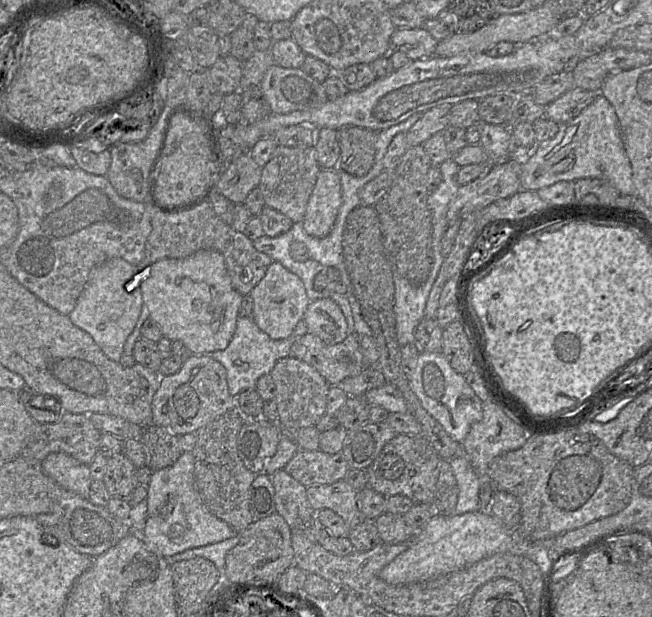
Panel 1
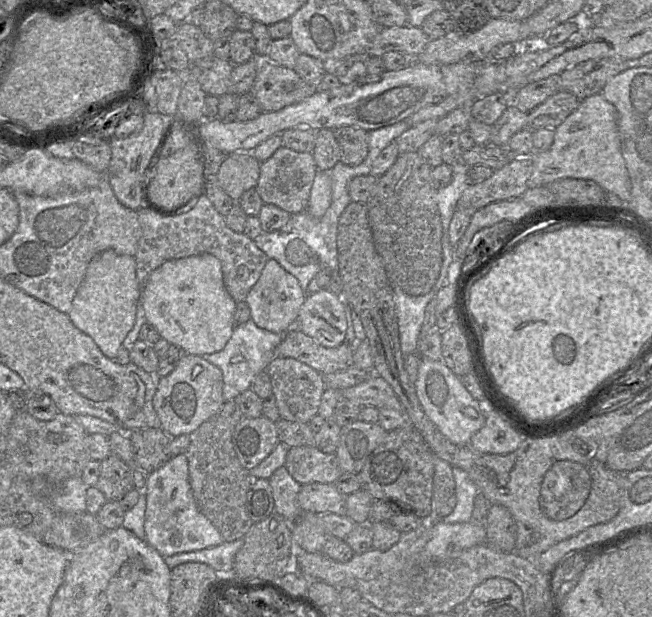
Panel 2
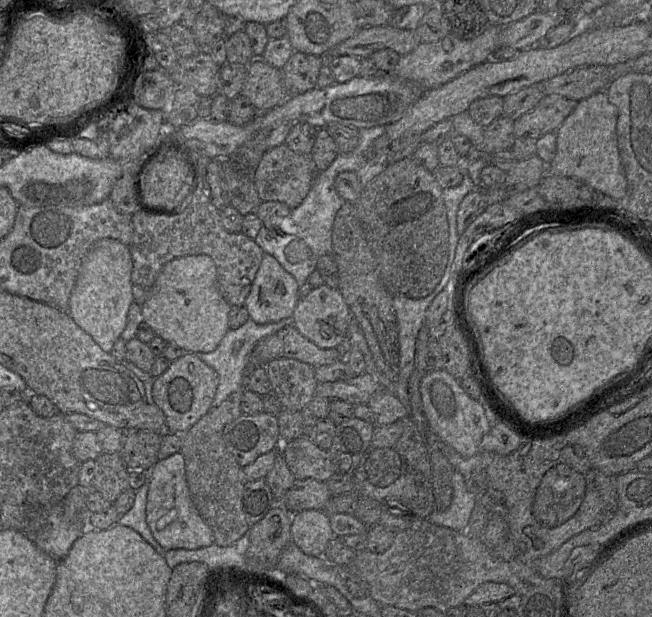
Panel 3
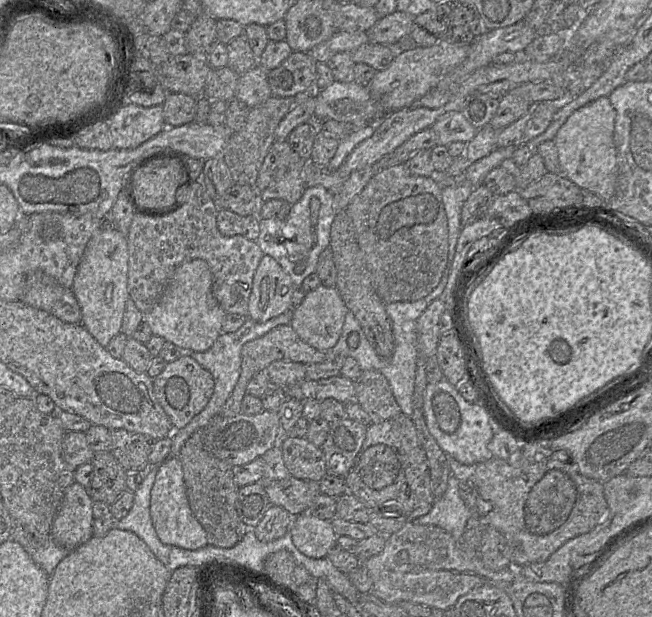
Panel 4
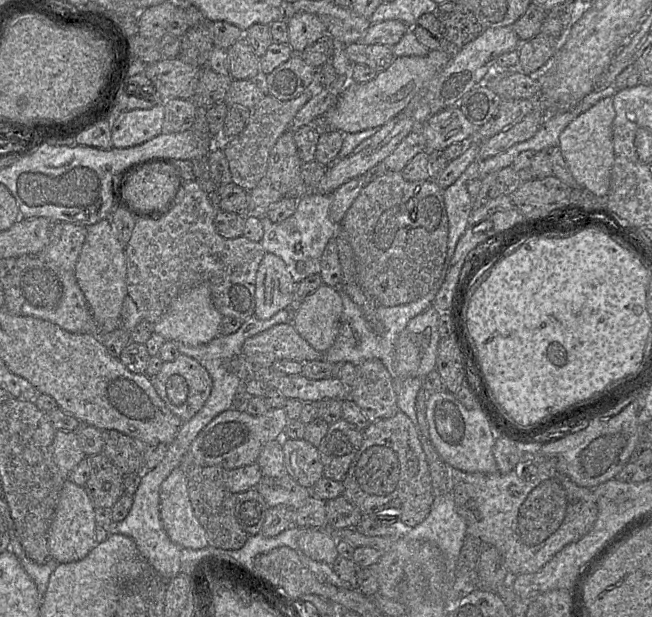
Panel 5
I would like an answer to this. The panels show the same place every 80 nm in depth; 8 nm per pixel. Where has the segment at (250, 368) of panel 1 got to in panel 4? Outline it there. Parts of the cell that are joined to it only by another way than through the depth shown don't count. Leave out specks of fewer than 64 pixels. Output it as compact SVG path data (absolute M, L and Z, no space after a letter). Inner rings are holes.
M287 310L283 314L275 318L271 318L264 323L258 323L250 318L247 318L245 323L236 332L221 333L211 348L204 352L194 352L190 349L179 348L179 353L182 353L182 356L189 356L193 358L204 369L208 370L212 374L215 386L214 393L206 407L184 428L174 430L174 432L171 434L170 437L172 438L172 446L170 456L179 456L180 450L182 449L185 442L189 439L189 437L198 429L206 426L213 417L220 414L221 408L231 395L240 377L242 361L241 352L243 345L249 341L262 337L278 326L289 325L291 323L292 312L293 310Z

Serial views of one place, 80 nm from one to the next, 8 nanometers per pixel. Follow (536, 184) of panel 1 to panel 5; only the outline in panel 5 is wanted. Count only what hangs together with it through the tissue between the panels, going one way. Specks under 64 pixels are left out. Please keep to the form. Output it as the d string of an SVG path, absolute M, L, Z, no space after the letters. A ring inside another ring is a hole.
M612 97L600 100L578 115L559 136L561 154L576 183L597 197L606 197L614 164L613 121L615 109Z

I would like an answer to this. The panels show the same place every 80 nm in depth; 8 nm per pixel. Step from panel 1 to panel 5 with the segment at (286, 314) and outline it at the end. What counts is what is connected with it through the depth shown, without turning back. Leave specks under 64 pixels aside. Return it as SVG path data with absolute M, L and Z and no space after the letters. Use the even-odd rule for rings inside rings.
M265 252L256 274L255 312L260 320L268 320L291 302L295 283L278 256Z

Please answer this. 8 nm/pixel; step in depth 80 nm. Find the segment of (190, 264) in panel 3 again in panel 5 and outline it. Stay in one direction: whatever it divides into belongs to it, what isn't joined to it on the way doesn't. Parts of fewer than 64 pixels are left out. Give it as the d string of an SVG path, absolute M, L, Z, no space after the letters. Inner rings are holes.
M204 281L182 291L171 302L160 319L152 325L152 330L153 333L163 336L168 341L198 346L210 342L219 335L219 327L223 317L212 302L209 283Z

